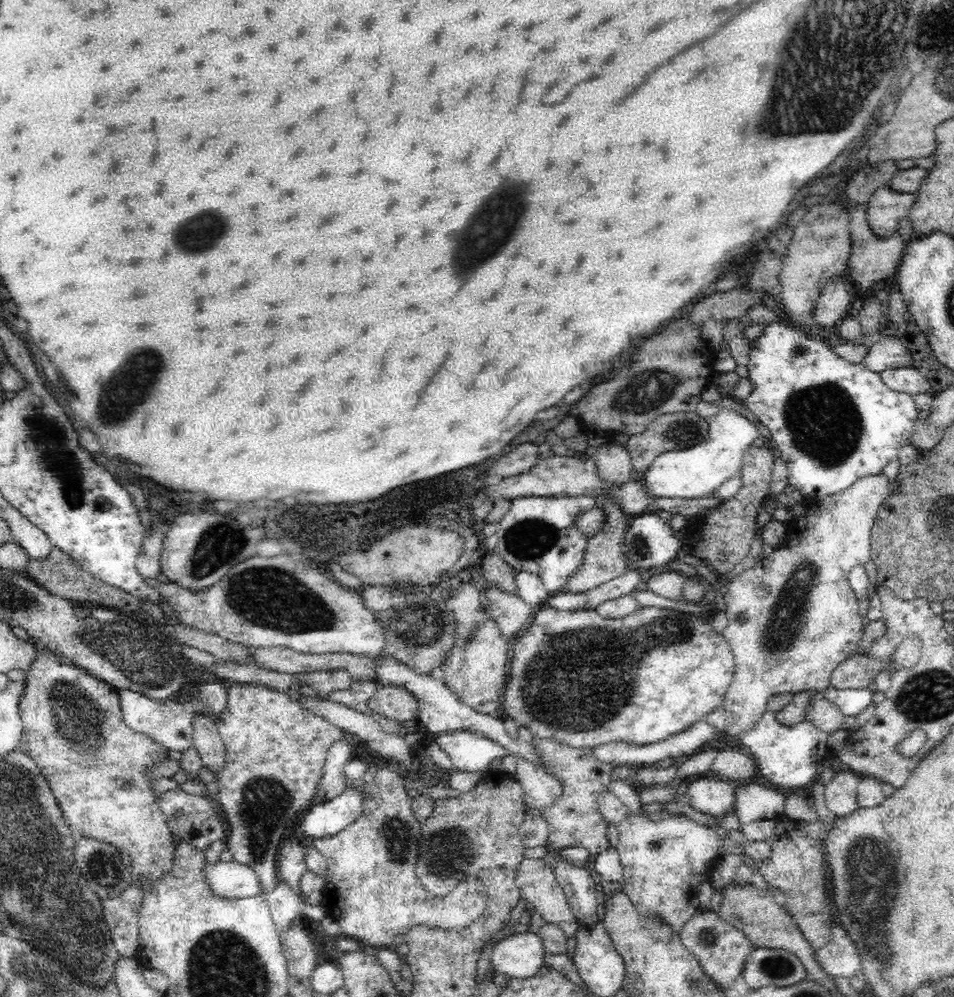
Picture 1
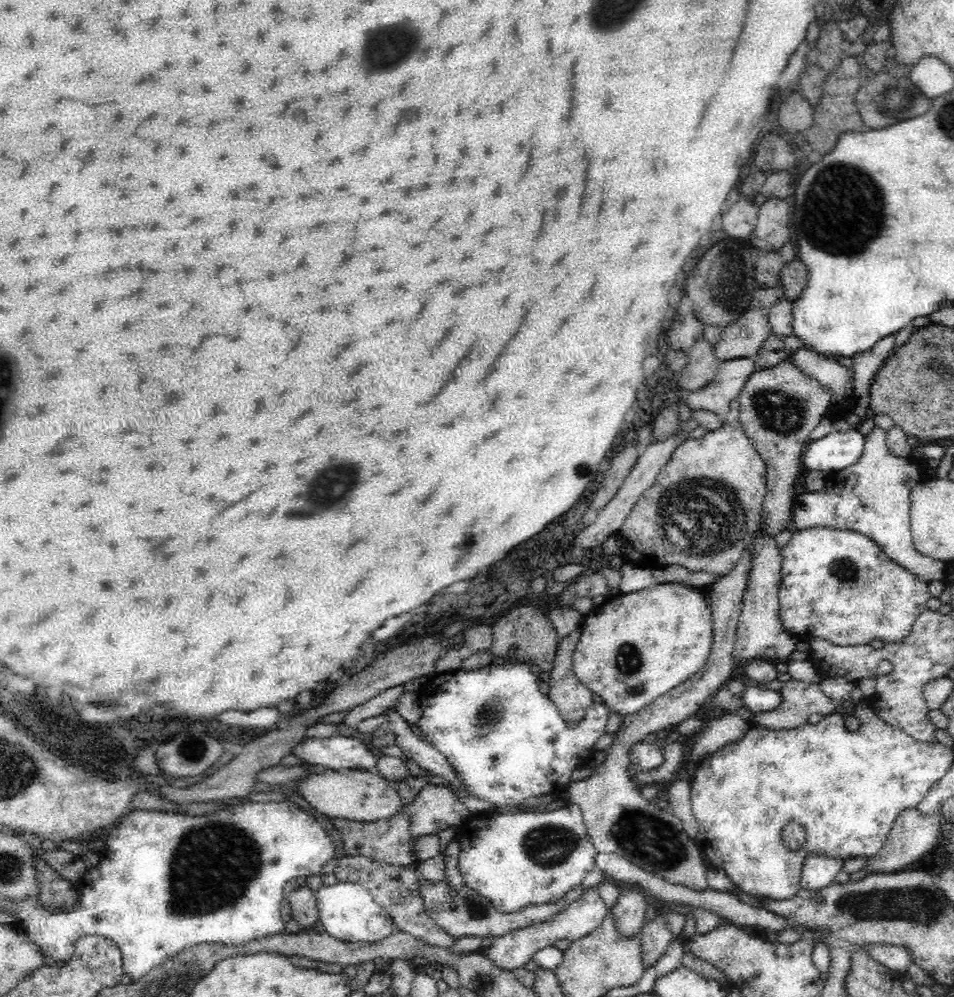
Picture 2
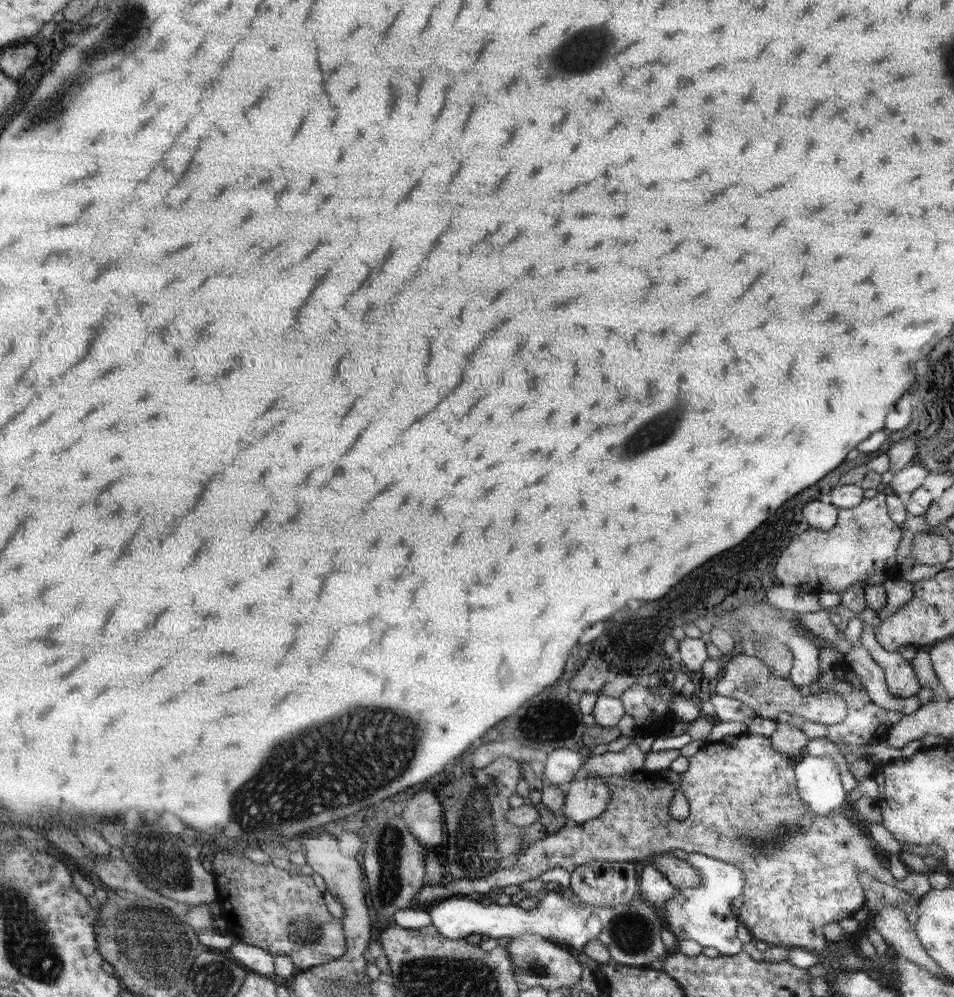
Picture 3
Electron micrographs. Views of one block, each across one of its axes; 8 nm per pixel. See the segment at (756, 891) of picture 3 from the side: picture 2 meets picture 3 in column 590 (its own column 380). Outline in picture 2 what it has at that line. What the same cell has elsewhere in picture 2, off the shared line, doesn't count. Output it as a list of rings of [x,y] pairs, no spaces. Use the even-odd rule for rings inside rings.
[[[408,776],[402,782],[394,784],[396,792],[400,794],[400,798],[406,802],[402,806],[402,810],[398,810],[396,816],[388,818],[388,820],[378,820],[378,822],[356,822],[356,820],[340,820],[338,818],[330,818],[332,826],[340,832],[344,832],[344,850],[346,856],[366,856],[372,858],[376,862],[386,862],[386,864],[394,864],[394,866],[416,866],[416,856],[414,856],[414,840],[410,834],[410,804],[412,800],[418,796],[418,792],[422,792],[426,788],[426,778],[416,778],[416,776]]]

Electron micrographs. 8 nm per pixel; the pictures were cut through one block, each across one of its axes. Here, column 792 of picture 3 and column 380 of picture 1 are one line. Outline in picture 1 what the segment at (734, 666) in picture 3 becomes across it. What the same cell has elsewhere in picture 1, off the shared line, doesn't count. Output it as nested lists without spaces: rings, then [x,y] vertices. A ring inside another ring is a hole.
[[[376,682],[374,696],[368,698],[368,708],[402,724],[420,716],[420,704],[416,696],[398,684]]]

